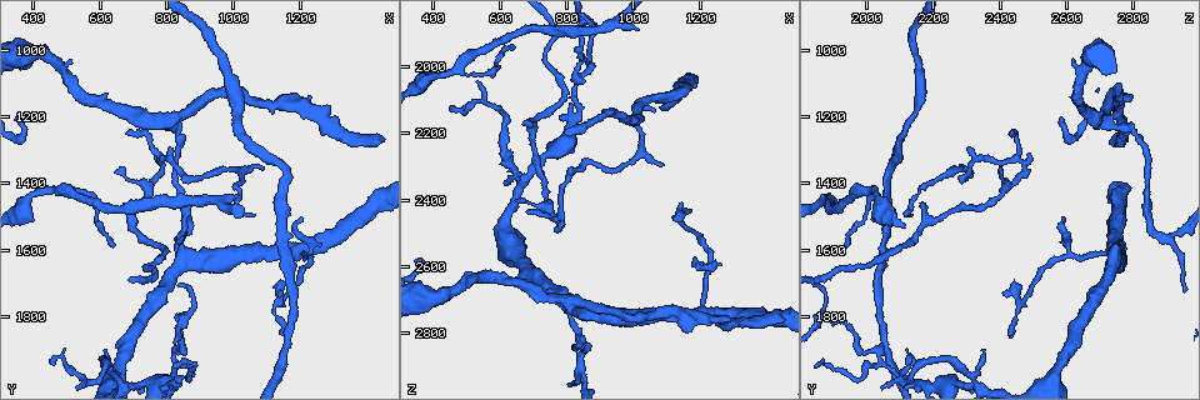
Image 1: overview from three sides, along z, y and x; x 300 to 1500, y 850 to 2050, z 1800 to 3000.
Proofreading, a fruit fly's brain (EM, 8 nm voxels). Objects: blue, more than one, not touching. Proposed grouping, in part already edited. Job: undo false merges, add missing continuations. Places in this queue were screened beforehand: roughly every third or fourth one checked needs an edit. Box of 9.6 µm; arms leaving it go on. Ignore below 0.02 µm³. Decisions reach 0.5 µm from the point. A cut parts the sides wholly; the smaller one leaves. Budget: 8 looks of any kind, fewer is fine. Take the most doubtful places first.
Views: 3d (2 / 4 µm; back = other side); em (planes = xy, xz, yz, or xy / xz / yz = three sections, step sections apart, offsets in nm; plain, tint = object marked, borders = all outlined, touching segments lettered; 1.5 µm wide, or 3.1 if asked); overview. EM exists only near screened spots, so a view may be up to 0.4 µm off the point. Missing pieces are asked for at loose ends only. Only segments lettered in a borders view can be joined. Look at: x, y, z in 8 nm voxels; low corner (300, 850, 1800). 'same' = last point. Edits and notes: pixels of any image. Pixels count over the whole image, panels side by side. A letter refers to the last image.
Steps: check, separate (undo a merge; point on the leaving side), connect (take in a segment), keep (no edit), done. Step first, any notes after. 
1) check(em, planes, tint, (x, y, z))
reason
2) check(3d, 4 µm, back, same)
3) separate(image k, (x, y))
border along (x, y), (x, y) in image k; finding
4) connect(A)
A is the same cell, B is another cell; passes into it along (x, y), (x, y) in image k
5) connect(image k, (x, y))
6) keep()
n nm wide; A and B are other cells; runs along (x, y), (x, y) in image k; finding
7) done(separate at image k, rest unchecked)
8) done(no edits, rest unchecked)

check(em, yz, step 8, tint, (780, 1350, 2470))
abrupt turn

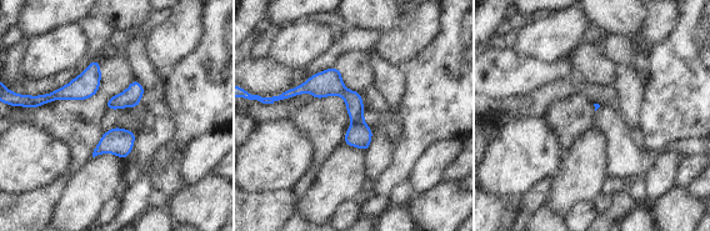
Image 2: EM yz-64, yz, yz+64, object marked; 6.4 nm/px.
check(em, planes, borders, same)

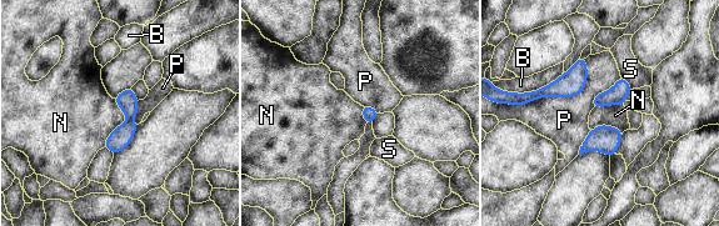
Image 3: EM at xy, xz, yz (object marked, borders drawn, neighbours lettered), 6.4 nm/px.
separate(image 3, (126, 100))
90 nm wide; B, N, P and S are other cells; border along (128, 119), (131, 120) in image 3; two neurons meet here

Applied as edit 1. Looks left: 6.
check(overview)

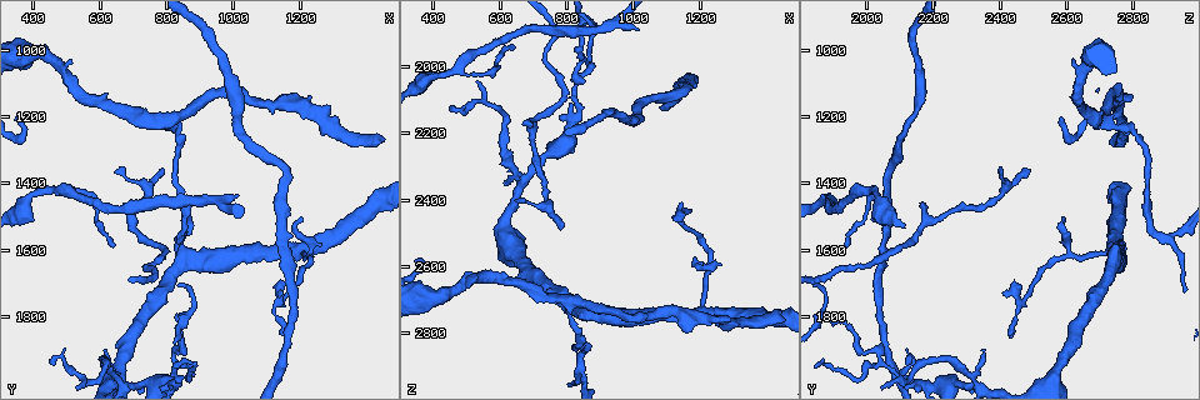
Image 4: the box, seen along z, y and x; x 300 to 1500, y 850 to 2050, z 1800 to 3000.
check(em, planes, plain, (470, 1420, 2000))
thick turns thin

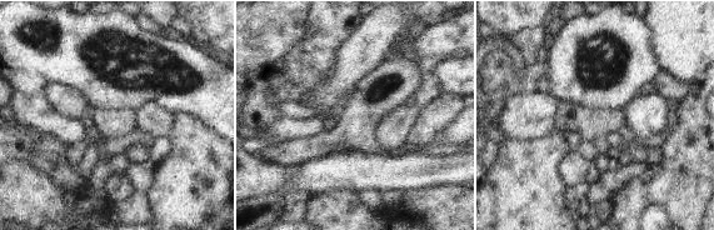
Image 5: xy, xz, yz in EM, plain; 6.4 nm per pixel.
check(em, planes, borders, same)

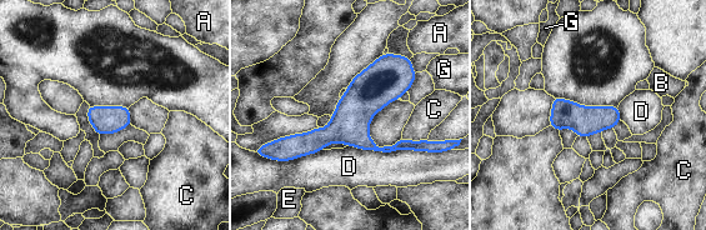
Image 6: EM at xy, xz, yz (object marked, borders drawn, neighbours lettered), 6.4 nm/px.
keep()
A, B, C, D, E and G are other cells; runs along (409, 83), (384, 83), (331, 134), (274, 145) in image 6; continuous, no second neuron

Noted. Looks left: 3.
check(em, xy, step 8, tint, (840, 1990, 2130))
calibre changes

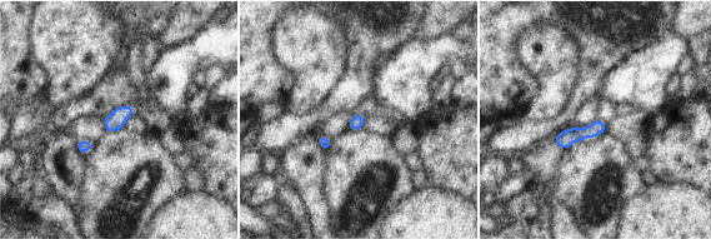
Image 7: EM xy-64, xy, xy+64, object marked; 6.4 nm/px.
check(em, planes, borders, same)
another direction

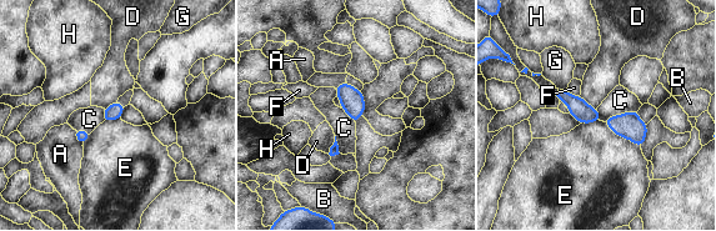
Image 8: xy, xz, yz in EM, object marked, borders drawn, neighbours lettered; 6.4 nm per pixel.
keep()
E touches over 280 nm; A, B, C, D, E, F, G and H are other cells; continuous, no second neuron

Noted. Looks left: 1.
done(separate at image 3, rest unchecked)

